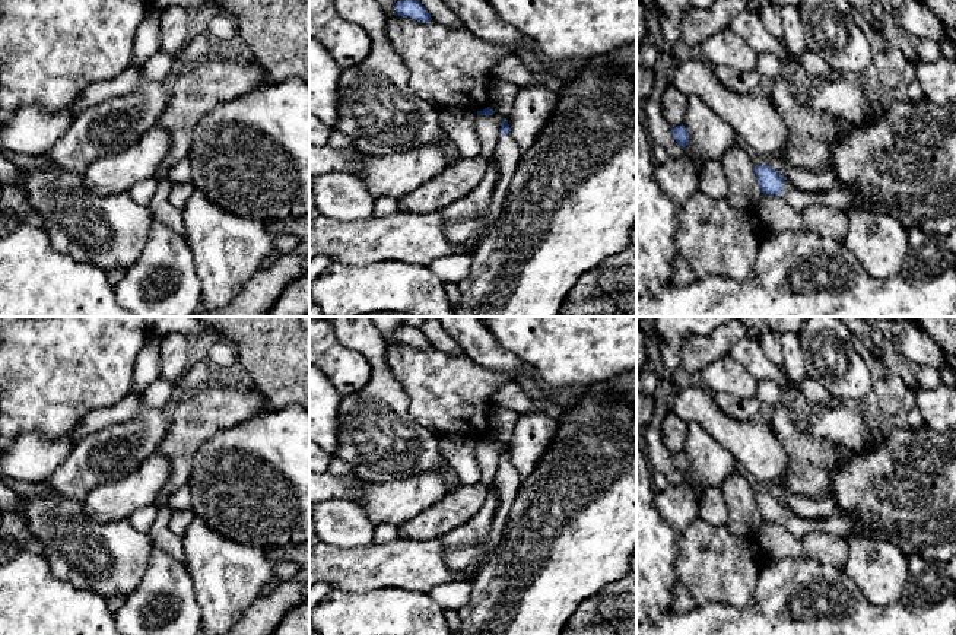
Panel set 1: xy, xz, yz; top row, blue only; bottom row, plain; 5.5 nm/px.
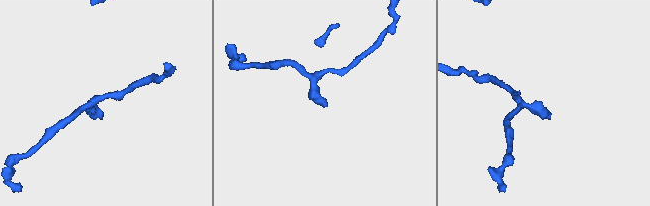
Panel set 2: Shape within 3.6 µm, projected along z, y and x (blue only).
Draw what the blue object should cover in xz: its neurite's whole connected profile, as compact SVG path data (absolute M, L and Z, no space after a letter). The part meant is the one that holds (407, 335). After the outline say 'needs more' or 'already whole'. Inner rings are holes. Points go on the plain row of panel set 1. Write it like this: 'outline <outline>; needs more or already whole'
outline M409 324L401 326L396 330L394 336L397 342L403 345L412 345L417 349L432 347L431 342L426 339L422 330L415 326L409 326Z; already whole

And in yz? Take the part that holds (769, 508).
outline M769 492L755 493L755 501L763 521L782 523L798 539L810 531L844 537L848 544L844 571L868 603L883 607L901 600L906 588L909 562L890 540L860 533L847 517L798 517Z; needs more

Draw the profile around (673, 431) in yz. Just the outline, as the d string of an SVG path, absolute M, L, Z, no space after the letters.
M670 410L661 425L661 438L671 455L682 453L686 444L686 422Z

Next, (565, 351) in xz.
M482 317L498 345L539 374L541 385L594 385L636 371L636 317Z

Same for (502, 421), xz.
M496 407L489 417L489 434L493 439L506 445L511 441L518 413L505 407Z

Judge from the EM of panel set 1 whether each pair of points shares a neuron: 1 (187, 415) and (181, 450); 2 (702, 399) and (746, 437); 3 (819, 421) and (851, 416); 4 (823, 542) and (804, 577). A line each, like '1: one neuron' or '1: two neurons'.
1: one neuron
2: one neuron
3: one neuron
4: two neurons

